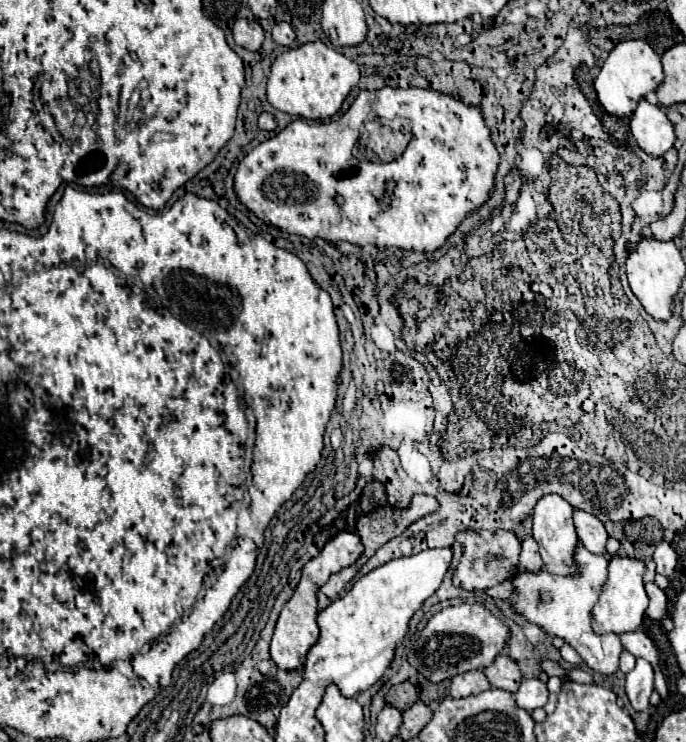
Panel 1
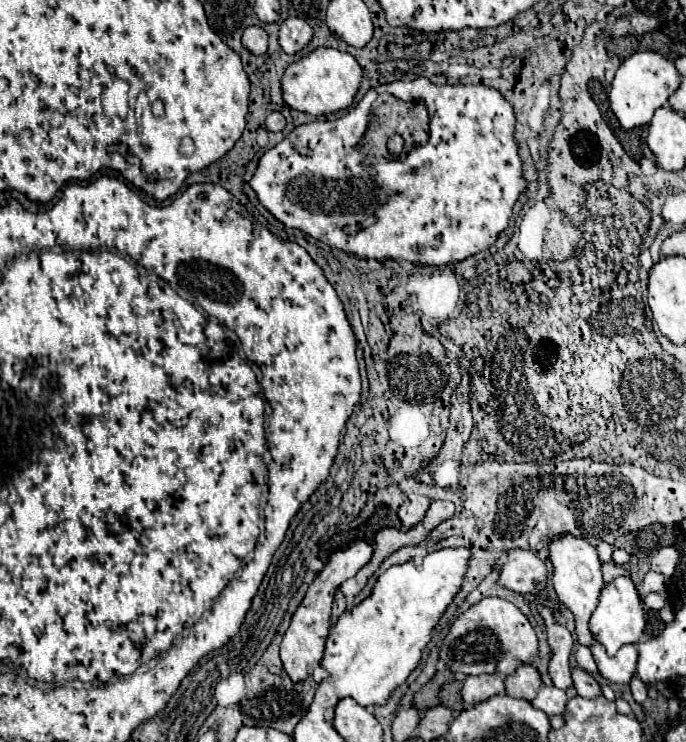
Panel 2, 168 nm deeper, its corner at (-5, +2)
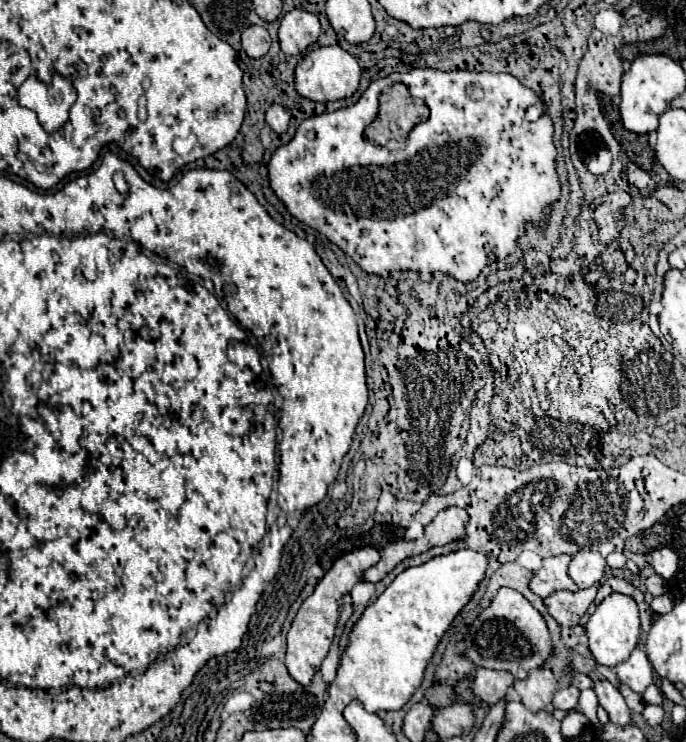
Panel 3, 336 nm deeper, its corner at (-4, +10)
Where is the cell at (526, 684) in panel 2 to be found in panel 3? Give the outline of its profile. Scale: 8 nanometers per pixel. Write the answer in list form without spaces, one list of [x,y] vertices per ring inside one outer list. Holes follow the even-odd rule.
[[[538,668],[528,674],[526,680],[516,680],[514,690],[520,694],[522,704],[532,710],[548,710],[552,712],[552,696],[558,690],[558,682],[550,668]]]

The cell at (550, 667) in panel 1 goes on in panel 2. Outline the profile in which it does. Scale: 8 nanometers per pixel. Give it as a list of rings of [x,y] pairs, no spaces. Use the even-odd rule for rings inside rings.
[[[571,668],[571,678],[573,678],[573,686],[575,686],[579,696],[597,698],[601,694],[599,684],[595,682],[595,678],[589,672],[585,672],[581,668]]]

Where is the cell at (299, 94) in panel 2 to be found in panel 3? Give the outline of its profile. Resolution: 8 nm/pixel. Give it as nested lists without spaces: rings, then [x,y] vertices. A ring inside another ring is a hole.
[[[324,46],[308,52],[302,62],[296,66],[296,90],[308,100],[328,102],[328,100],[342,100],[350,98],[360,84],[362,70],[352,54],[342,50],[340,46]]]

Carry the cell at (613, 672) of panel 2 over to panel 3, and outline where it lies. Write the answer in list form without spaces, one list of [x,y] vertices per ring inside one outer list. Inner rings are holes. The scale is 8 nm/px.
[[[638,646],[636,650],[632,650],[630,658],[626,662],[622,662],[618,668],[616,668],[620,680],[630,688],[634,690],[636,694],[644,694],[644,690],[654,682],[654,676],[652,676],[652,664],[648,662],[646,658],[646,652]]]

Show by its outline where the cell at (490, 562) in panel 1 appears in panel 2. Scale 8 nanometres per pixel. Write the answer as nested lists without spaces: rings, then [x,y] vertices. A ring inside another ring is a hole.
[[[513,548],[509,552],[505,552],[505,558],[509,562],[505,562],[499,570],[499,584],[513,590],[513,592],[519,592],[519,594],[535,594],[535,586],[533,582],[539,580],[539,582],[547,582],[547,568],[545,564],[529,550],[523,550],[523,548]]]

